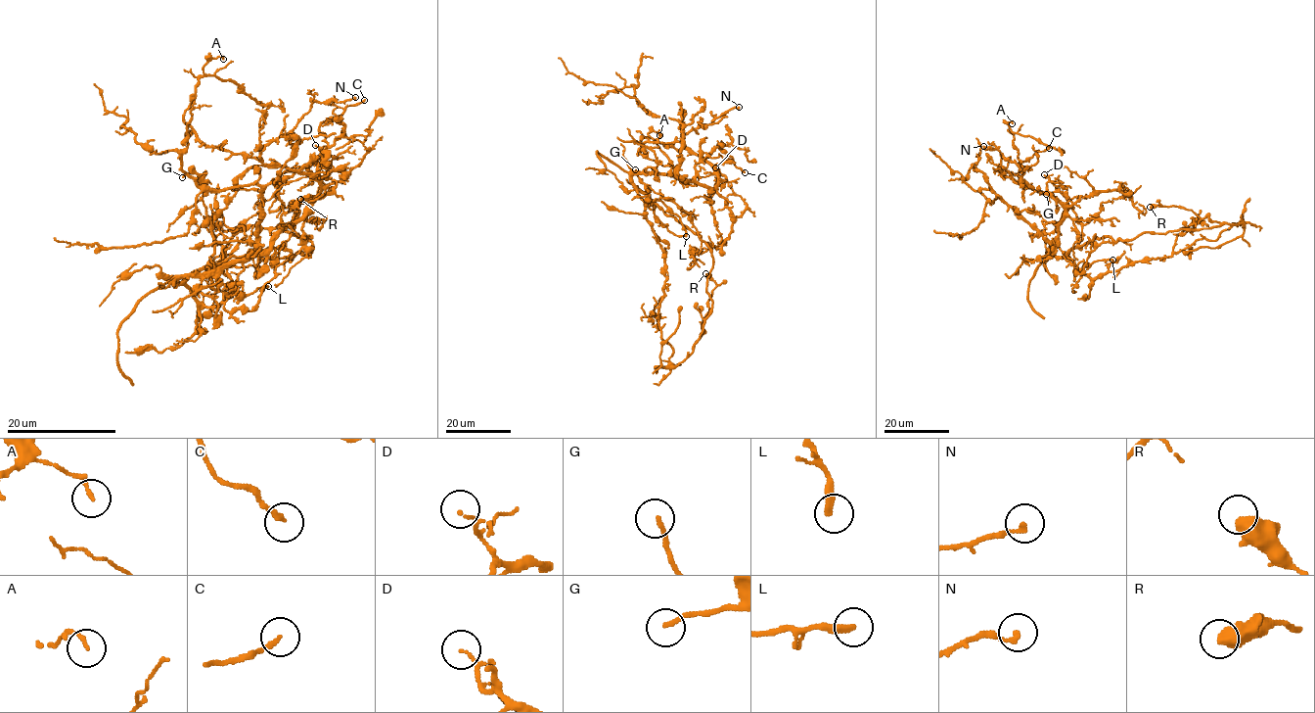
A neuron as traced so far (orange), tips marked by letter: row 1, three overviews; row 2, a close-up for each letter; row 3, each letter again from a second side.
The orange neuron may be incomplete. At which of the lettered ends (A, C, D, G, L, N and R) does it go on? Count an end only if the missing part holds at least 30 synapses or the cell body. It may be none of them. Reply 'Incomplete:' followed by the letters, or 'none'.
Incomplete: none

